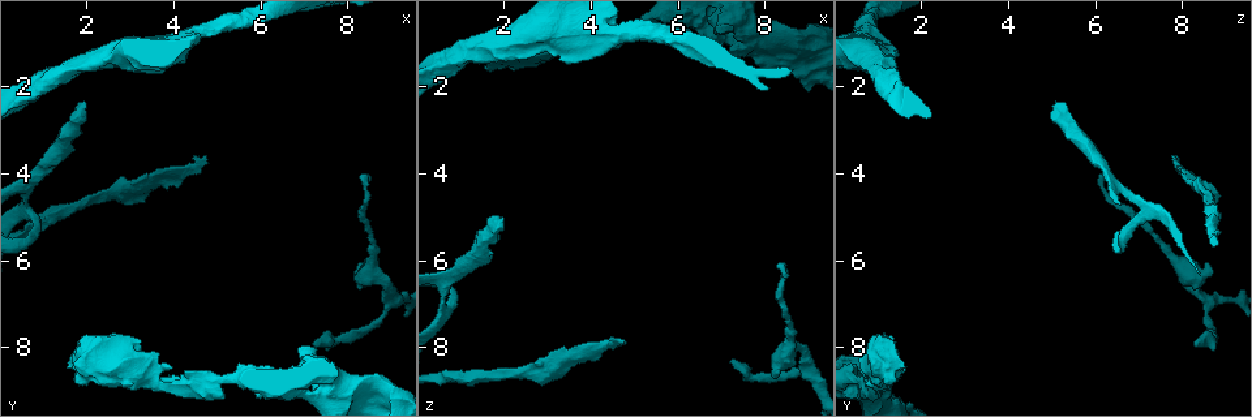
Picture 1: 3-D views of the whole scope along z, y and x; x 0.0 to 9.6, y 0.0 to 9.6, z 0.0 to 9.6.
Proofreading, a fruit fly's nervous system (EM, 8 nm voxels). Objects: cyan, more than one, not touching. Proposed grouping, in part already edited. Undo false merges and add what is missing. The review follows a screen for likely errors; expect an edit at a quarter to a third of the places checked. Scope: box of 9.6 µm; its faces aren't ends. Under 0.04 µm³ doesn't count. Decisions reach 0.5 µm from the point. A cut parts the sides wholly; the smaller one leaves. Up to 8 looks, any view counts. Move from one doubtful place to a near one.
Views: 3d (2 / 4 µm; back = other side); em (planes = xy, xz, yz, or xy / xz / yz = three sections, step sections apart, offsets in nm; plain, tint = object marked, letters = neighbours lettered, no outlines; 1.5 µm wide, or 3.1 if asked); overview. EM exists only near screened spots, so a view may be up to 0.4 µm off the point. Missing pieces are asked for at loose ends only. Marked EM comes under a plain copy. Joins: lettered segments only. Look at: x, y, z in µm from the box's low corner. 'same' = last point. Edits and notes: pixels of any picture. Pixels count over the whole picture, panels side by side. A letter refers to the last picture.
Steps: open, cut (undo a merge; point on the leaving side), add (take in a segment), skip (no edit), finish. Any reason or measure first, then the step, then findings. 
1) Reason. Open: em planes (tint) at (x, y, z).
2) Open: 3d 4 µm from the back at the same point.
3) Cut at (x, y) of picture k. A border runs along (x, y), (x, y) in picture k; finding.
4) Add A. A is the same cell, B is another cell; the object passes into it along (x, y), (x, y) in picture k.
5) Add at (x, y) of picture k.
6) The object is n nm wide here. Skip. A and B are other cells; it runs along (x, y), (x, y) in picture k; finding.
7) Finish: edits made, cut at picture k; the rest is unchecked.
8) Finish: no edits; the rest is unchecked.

Tapers out. Open: 3d 2 µm at (4.80, 3.65, 7.95).

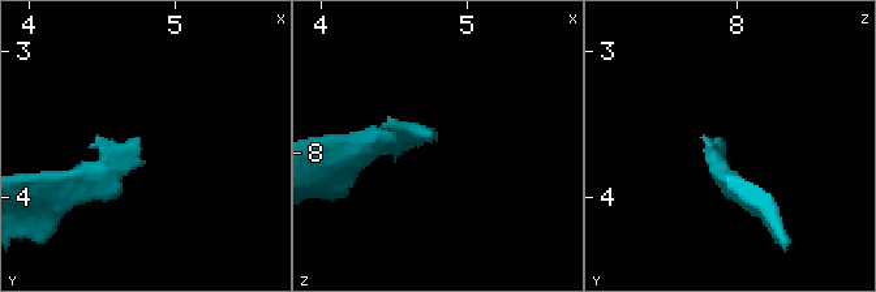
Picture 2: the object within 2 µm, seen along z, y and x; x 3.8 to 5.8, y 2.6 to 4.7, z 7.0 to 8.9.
Open: em xy step 4 (letters) at (4.76, 3.62, 7.88).

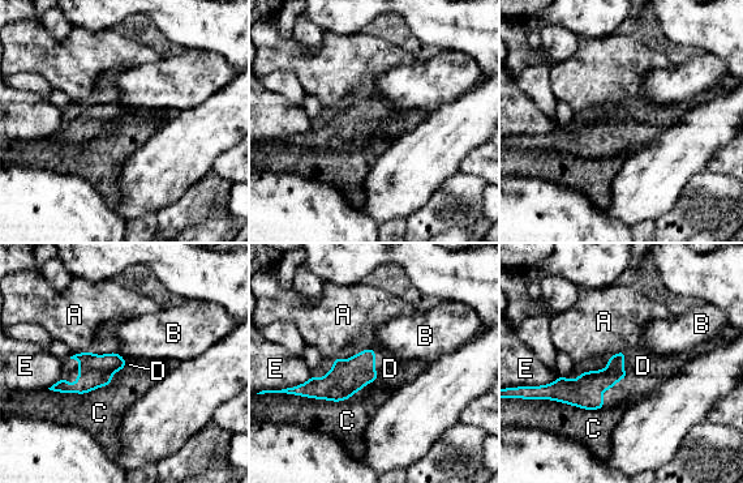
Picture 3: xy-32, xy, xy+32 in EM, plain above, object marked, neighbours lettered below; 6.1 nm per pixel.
The longest contact is with C, 400 nm. Add D. D is the same cell, A, B, C and E are other cells; the object passes into it along (584, 392), (619, 380), (643, 366) in picture 3; the cell continues.

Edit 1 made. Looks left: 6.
Open: overview.

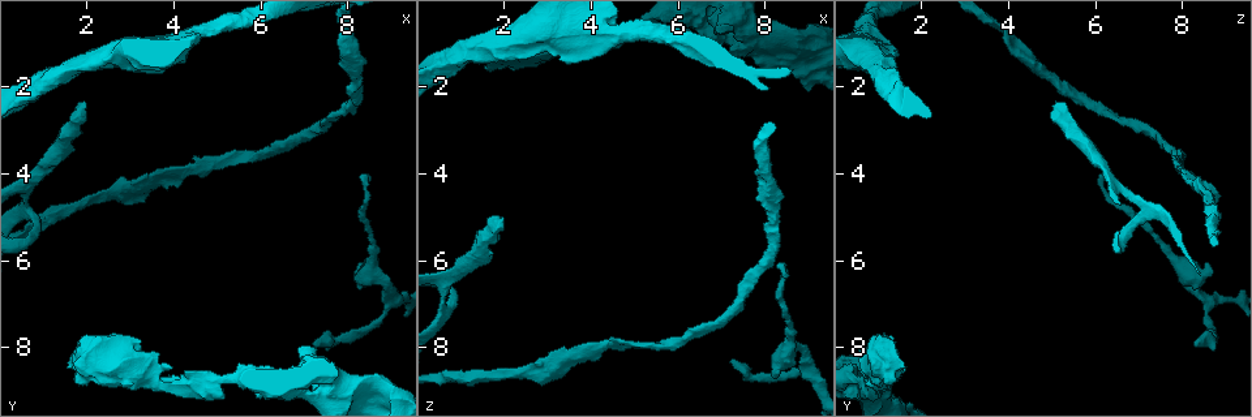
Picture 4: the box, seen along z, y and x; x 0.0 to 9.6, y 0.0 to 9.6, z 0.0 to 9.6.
Branch stops here. Open: 3d 2 µm at (2.00, 2.45, 5.20).

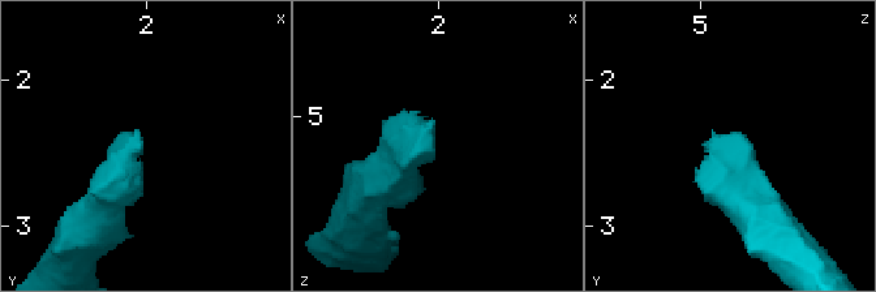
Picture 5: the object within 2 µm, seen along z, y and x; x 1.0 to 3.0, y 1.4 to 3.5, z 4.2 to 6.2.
Open: em yz step 8 (letters) at (1.98, 2.40, 5.26).

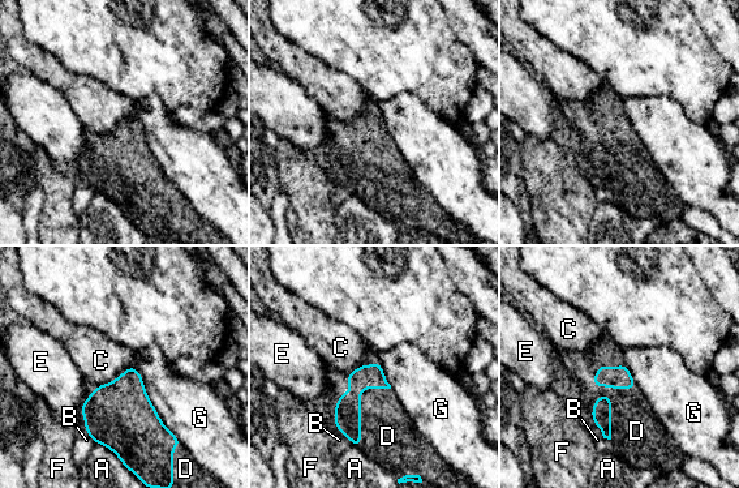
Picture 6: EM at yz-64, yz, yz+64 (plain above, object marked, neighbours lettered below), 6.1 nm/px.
Another direction. Open: em planes (letters) at the same point.

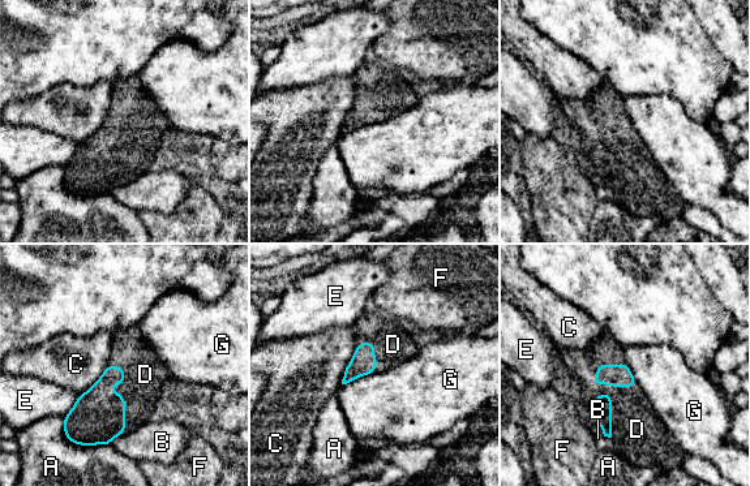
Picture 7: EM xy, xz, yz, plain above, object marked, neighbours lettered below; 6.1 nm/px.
Add D. D is the same cell, A, B, C, E, F and G are other cells; the object passes into it along (98, 416), (115, 392), (145, 374) in picture 7; the cell continues.

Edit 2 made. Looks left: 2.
Finish: edits made, add at picture 3, add at picture 7; the rest is unchecked.

